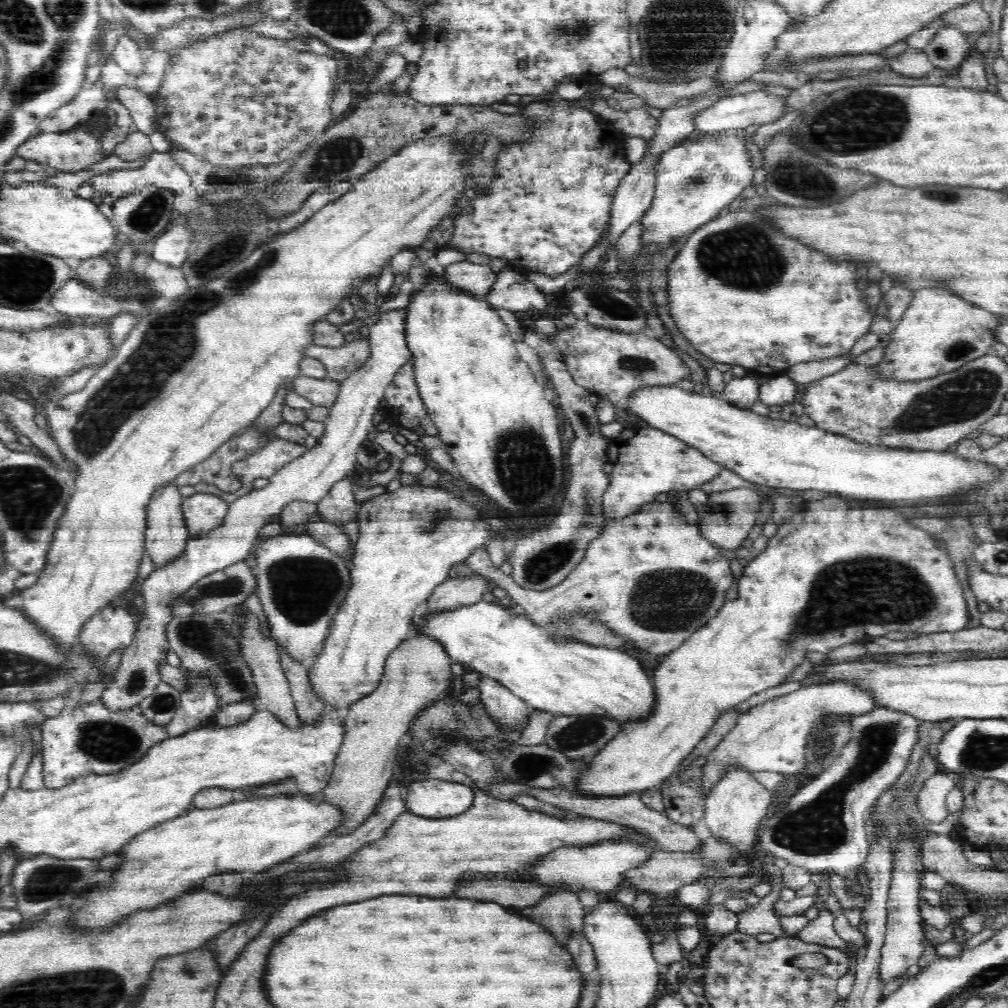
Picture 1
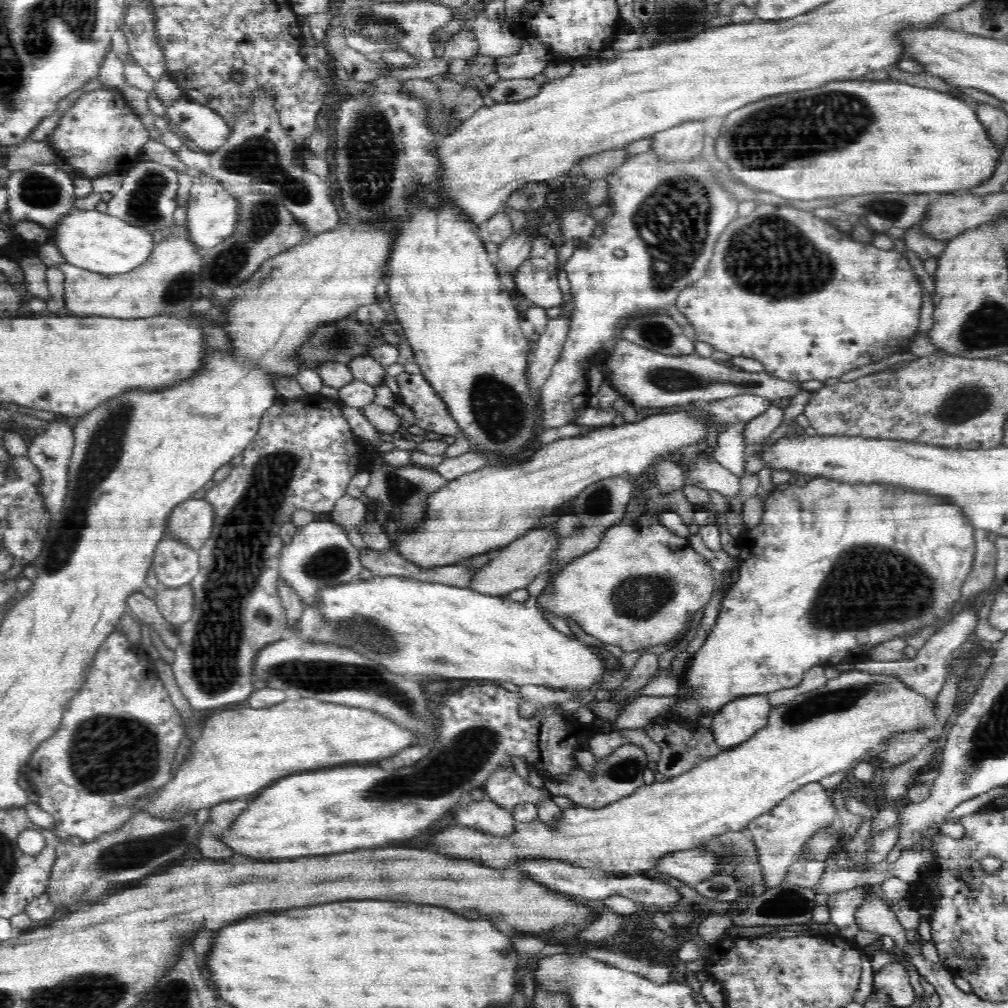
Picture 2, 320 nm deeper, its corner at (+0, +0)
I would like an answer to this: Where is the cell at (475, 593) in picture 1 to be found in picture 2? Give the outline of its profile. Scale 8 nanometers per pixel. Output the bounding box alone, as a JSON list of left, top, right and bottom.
[470,526,560,596]

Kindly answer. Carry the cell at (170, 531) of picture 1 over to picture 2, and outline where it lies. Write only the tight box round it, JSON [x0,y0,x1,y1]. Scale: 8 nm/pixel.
[151,534,199,588]

